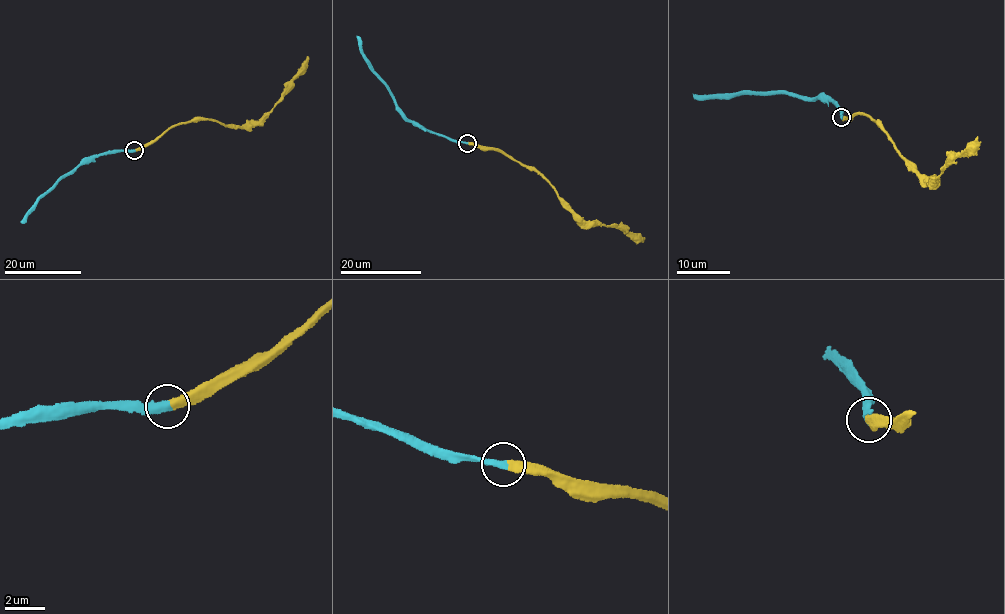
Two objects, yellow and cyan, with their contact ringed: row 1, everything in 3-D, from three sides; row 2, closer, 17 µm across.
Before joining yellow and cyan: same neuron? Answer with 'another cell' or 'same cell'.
same cell

